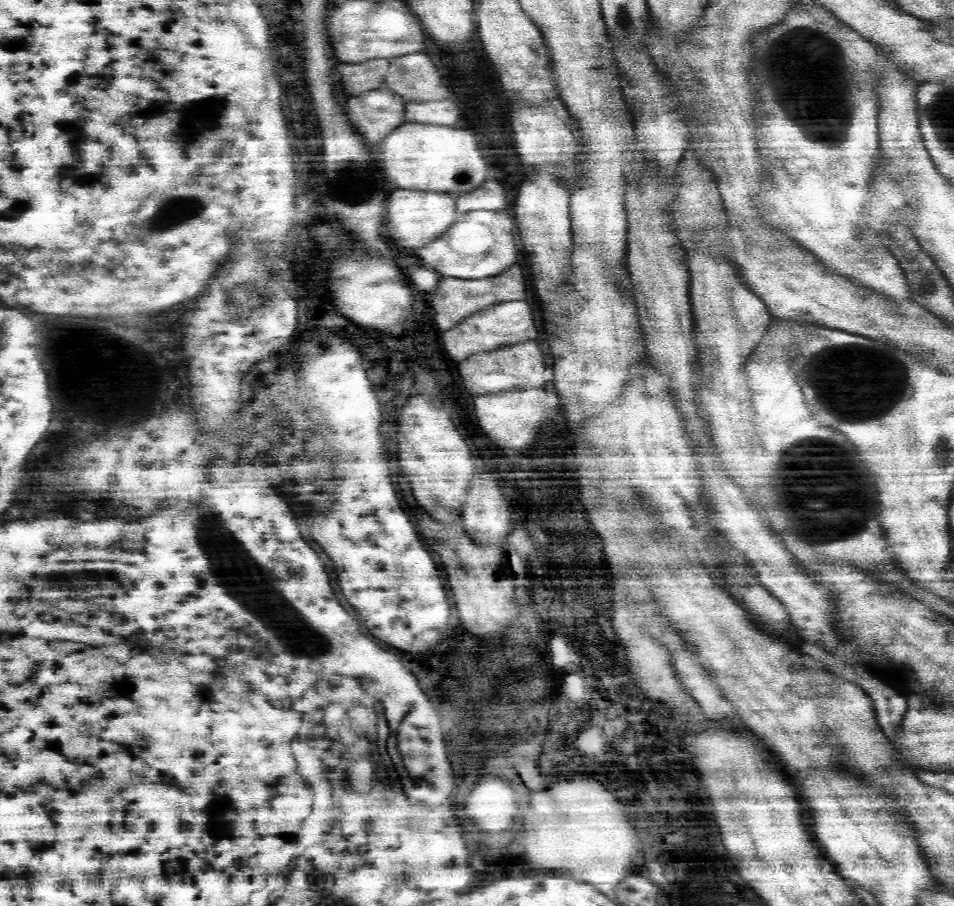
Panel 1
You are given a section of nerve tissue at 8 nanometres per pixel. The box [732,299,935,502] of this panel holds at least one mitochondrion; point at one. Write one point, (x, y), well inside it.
(872, 353)

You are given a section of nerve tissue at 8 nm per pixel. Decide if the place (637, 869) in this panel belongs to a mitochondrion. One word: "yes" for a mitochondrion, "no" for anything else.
no

